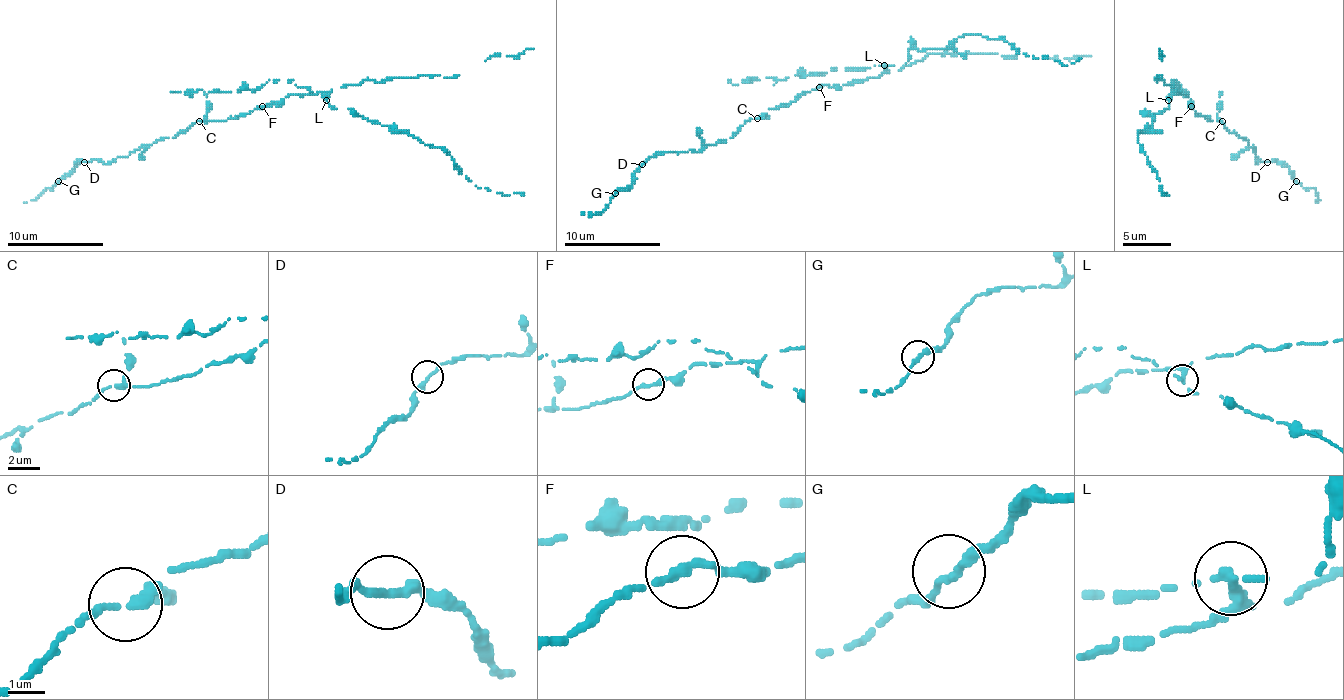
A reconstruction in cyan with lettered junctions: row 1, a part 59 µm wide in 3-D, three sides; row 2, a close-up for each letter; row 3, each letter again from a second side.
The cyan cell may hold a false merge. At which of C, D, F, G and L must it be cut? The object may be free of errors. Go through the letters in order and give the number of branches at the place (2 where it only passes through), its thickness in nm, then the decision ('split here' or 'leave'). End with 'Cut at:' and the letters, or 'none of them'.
C: branches 2; calibre 280 nm; leave
D: branches 2; calibre 280 nm; leave
F: branches 2; calibre 240 nm; leave
G: branches 2; calibre 260 nm; leave
L: branches 2; calibre 240 nm; split here
Cut at: L

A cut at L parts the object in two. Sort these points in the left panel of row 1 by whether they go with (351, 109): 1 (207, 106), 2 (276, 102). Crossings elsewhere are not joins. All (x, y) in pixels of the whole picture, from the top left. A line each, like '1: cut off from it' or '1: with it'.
1: cut off from it
2: cut off from it

